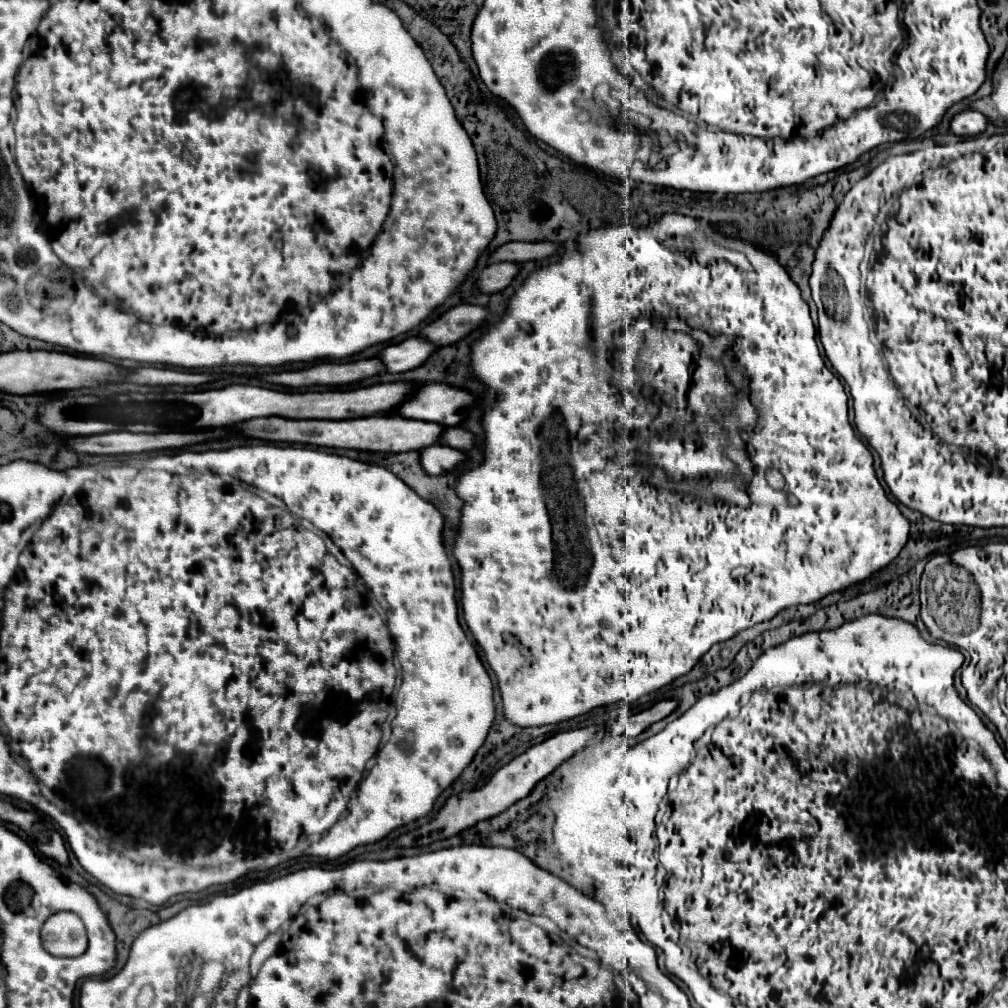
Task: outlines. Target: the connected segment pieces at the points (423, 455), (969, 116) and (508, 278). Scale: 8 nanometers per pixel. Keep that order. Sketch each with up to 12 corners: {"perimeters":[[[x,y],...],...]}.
{"perimeters":[[[432,446],[420,452],[428,474],[446,474],[466,460],[450,446]],[[966,110],[952,120],[958,136],[978,136],[990,120],[982,112]],[[496,262],[480,274],[482,292],[500,292],[522,264]]]}

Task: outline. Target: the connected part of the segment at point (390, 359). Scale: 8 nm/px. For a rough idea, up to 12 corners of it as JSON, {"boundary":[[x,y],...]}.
{"boundary":[[424,338],[388,346],[380,360],[388,372],[424,364],[438,346]]}

